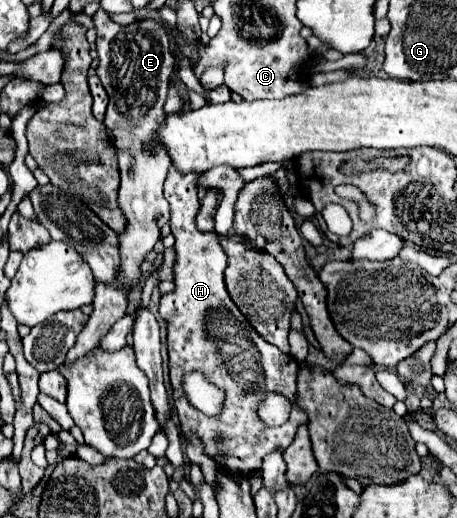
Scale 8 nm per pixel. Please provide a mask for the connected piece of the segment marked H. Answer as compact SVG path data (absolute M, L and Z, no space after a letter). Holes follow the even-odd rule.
M173 166L169 168L165 180L165 198L171 206L171 234L175 236L175 290L161 298L161 316L169 324L169 370L173 404L177 408L183 436L197 434L205 442L205 452L211 458L221 460L227 470L243 476L251 476L263 462L263 458L273 452L273 448L285 450L301 424L307 424L307 414L295 404L297 400L297 370L299 364L289 354L283 354L277 346L267 344L247 318L239 312L227 294L223 272L225 272L225 252L219 246L215 232L199 232L195 226L195 212L199 212L197 196L199 174L183 174ZM185 372L205 372L213 384L225 388L227 400L219 418L209 418L197 412L185 394L181 392L181 376ZM267 392L281 392L293 404L291 416L281 426L267 426L257 416L257 404Z

